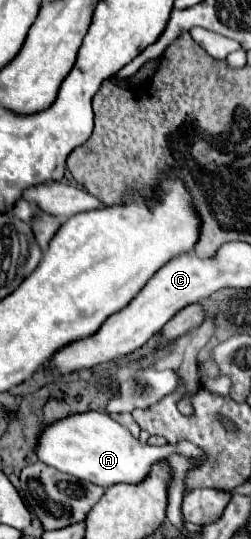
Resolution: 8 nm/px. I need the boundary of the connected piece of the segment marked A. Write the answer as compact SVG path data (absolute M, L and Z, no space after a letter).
M83 412L61 422L51 424L39 438L37 456L41 462L57 468L59 472L71 474L79 480L109 488L113 484L137 484L143 482L153 466L167 454L179 454L187 458L203 458L203 451L194 444L183 441L177 445L149 446L141 444L125 426L115 422L103 412Z

